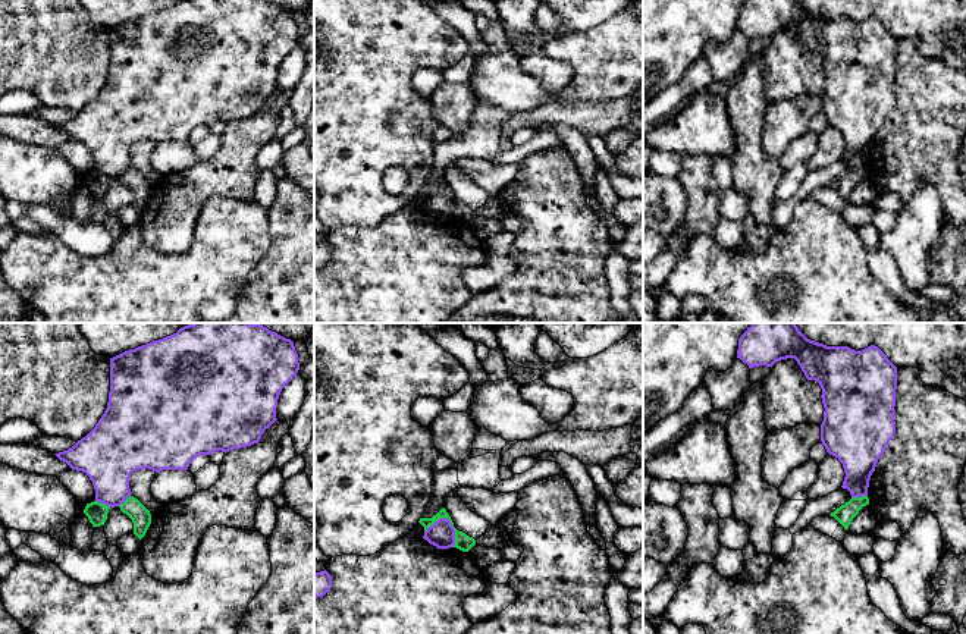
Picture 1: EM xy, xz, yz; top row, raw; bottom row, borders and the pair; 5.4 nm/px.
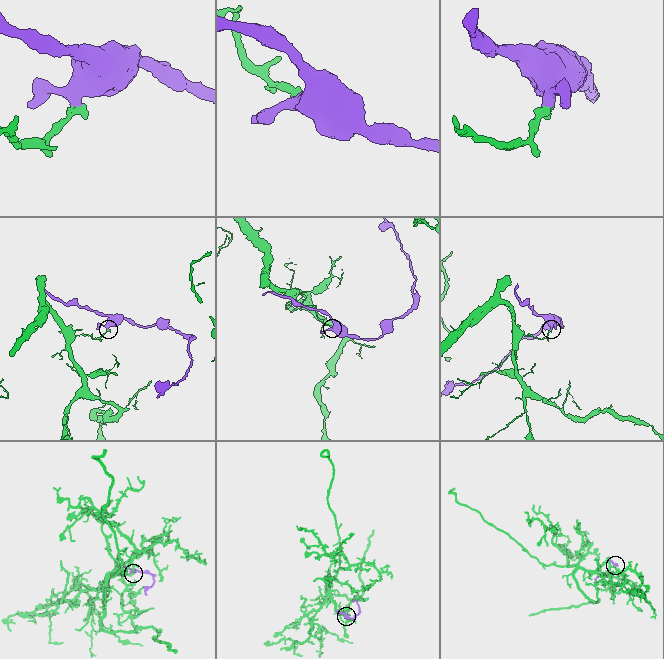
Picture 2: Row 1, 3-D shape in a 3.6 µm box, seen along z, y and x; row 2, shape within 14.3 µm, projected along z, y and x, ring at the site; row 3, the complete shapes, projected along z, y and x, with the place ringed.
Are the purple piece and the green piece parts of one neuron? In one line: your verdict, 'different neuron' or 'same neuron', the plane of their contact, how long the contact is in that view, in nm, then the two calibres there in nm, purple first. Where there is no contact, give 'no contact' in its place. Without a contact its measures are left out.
different neuron | xz | 190 nm | 140/90 nm

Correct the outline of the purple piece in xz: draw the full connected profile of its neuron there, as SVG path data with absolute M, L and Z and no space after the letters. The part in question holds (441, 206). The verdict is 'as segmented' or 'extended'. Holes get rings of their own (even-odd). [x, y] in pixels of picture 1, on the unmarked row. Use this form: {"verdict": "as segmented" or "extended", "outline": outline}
{"verdict": "as segmented", "outline": "M439 189L424 203L423 210L437 220L449 220L455 216L455 201L448 189Z"}

